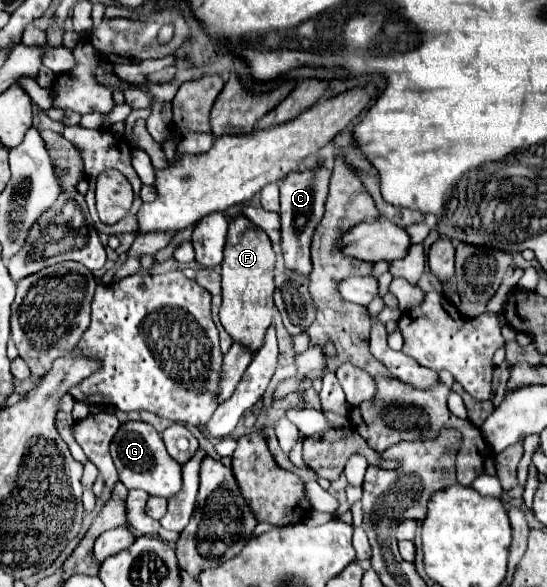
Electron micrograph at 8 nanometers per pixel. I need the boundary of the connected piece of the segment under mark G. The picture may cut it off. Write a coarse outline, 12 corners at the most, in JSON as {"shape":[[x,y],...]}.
{"shape":[[146,422],[122,424],[114,466],[128,490],[170,498],[182,466]]}

